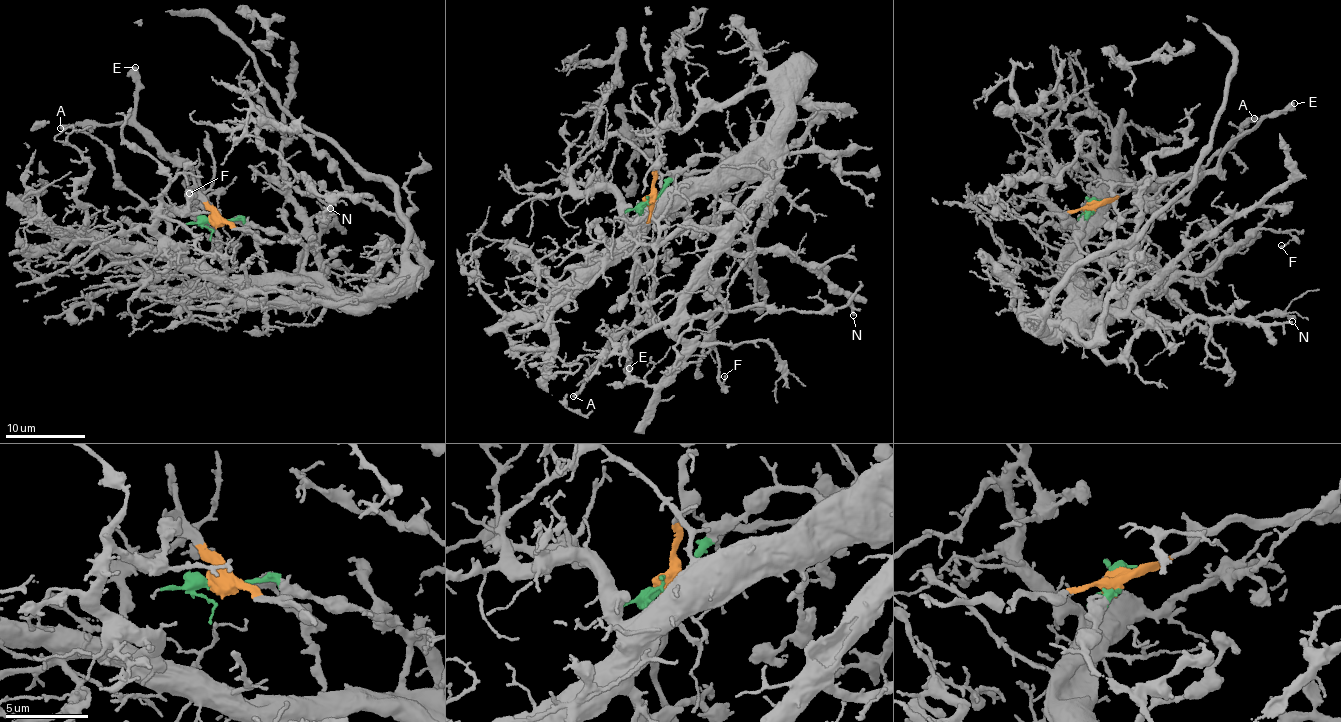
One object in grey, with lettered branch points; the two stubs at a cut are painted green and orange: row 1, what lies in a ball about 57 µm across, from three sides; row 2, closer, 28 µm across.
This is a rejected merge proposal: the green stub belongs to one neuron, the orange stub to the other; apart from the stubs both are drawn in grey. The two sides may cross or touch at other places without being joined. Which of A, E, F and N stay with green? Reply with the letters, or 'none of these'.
F, N

